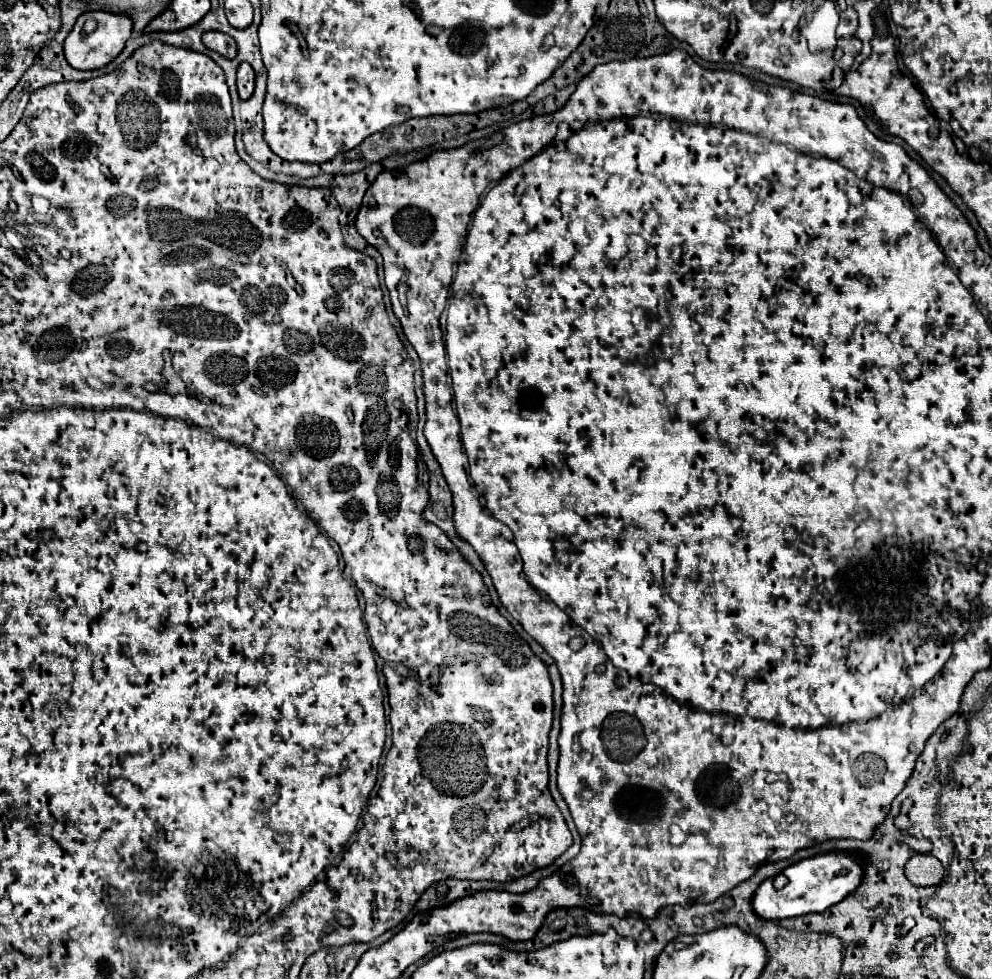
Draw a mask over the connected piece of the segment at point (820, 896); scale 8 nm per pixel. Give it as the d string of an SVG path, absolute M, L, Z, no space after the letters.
M826 853L826 855L802 859L786 867L782 873L788 877L786 887L770 893L770 879L768 879L754 893L752 907L760 919L780 921L786 917L800 917L806 913L822 913L828 907L840 903L846 895L850 895L862 883L864 867L862 867L862 861L852 853L842 853L838 859L834 859L832 853Z

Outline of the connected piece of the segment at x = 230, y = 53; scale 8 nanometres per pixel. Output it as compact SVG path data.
M210 31L210 33L204 33L202 35L202 43L210 49L210 51L216 51L228 59L234 59L236 57L236 43L230 35L226 33L216 33L216 31Z

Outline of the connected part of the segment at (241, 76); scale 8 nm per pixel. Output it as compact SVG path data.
M240 63L236 85L240 99L250 99L250 95L254 93L254 69L248 63Z

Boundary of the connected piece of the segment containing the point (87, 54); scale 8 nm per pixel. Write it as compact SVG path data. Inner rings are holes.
M90 11L90 13L84 13L82 17L78 17L78 23L74 25L72 33L66 37L66 41L64 41L64 57L70 63L70 67L80 69L80 71L102 69L122 53L122 49L124 49L126 41L130 39L130 35L132 35L130 17L114 15L114 13L108 13L108 11ZM88 19L96 21L96 29L90 35L82 35L82 25Z

